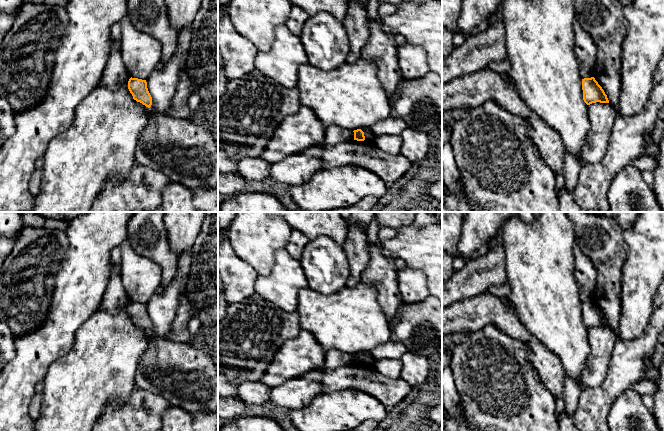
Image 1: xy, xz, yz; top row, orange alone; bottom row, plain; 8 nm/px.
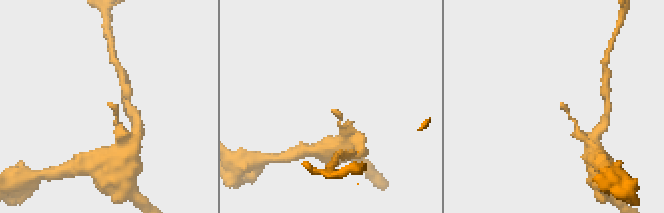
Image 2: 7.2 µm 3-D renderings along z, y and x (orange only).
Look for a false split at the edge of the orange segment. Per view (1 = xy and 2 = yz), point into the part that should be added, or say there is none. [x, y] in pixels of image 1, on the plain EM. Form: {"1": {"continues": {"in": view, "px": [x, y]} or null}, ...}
{"1": {"continues": null}, "2": {"continues": null}}

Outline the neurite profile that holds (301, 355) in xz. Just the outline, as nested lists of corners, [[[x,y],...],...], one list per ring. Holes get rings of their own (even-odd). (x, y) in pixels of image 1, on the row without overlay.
[[[301,330],[296,338],[277,351],[260,382],[274,388],[306,373],[324,369],[325,354],[313,335]]]

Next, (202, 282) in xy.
[[[205,212],[204,220],[193,244],[193,255],[186,281],[186,297],[192,301],[194,315],[214,301],[218,290],[218,212]]]

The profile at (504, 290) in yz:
[[[505,283],[499,286],[490,287],[486,293],[494,296],[498,296],[498,297],[509,297],[511,293],[511,288],[508,283]]]

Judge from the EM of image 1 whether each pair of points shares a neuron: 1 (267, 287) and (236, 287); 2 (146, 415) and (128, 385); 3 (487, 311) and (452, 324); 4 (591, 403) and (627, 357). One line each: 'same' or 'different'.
1: different
2: different
3: same
4: same

